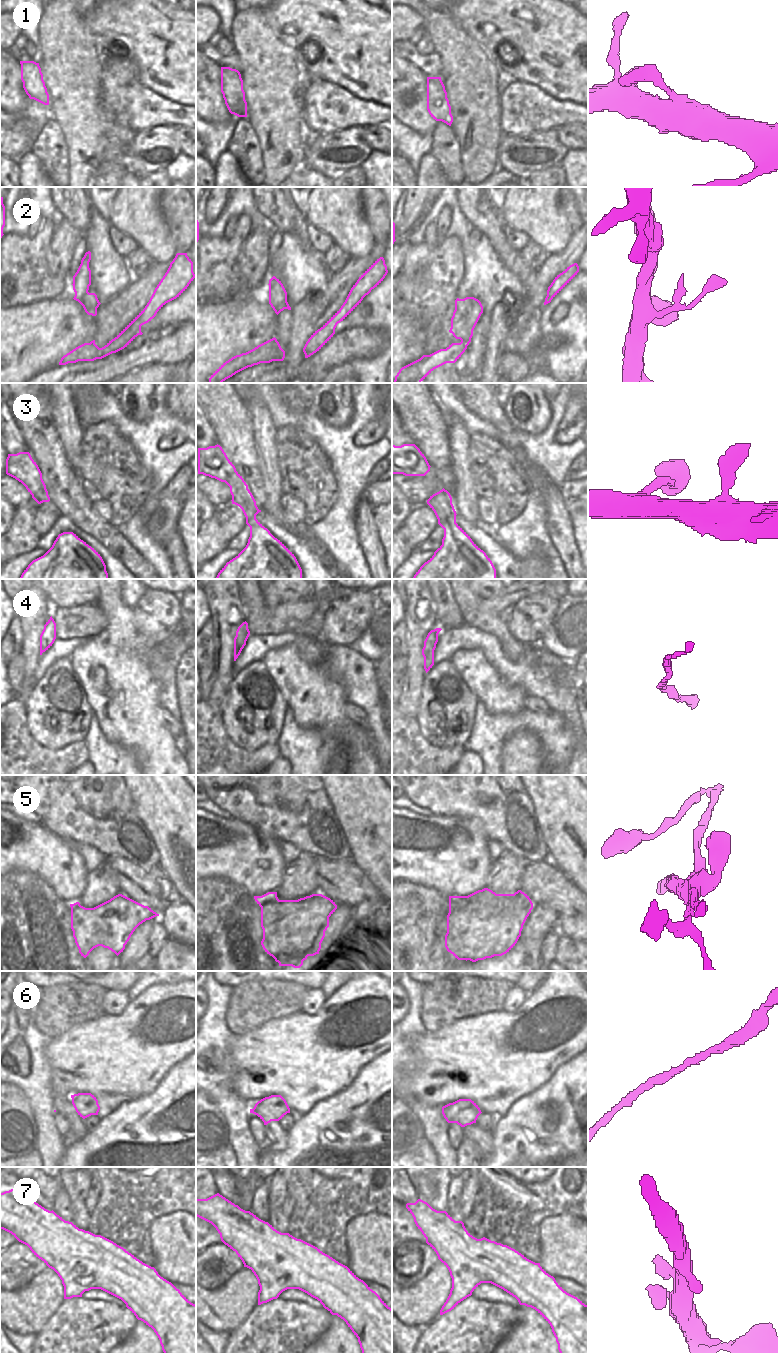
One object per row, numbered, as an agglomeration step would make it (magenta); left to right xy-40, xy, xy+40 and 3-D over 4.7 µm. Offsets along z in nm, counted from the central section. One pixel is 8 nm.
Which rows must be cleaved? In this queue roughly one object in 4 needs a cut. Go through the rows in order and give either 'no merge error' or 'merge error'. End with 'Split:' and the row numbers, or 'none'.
1: no merge error
2: no merge error
3: no merge error
4: no merge error
5: merge error
6: no merge error
7: no merge error
Split: 5

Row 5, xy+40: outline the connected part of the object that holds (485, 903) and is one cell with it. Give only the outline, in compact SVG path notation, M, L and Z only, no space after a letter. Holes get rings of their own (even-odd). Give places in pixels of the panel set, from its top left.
M488 888L468 896L449 896L449 906L454 910L472 910L482 918L496 916L504 910L533 909L531 899L521 890L514 894L496 894Z

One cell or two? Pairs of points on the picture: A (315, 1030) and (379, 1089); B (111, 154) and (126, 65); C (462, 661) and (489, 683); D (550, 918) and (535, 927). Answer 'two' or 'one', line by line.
A: two
B: one
C: one
D: one

